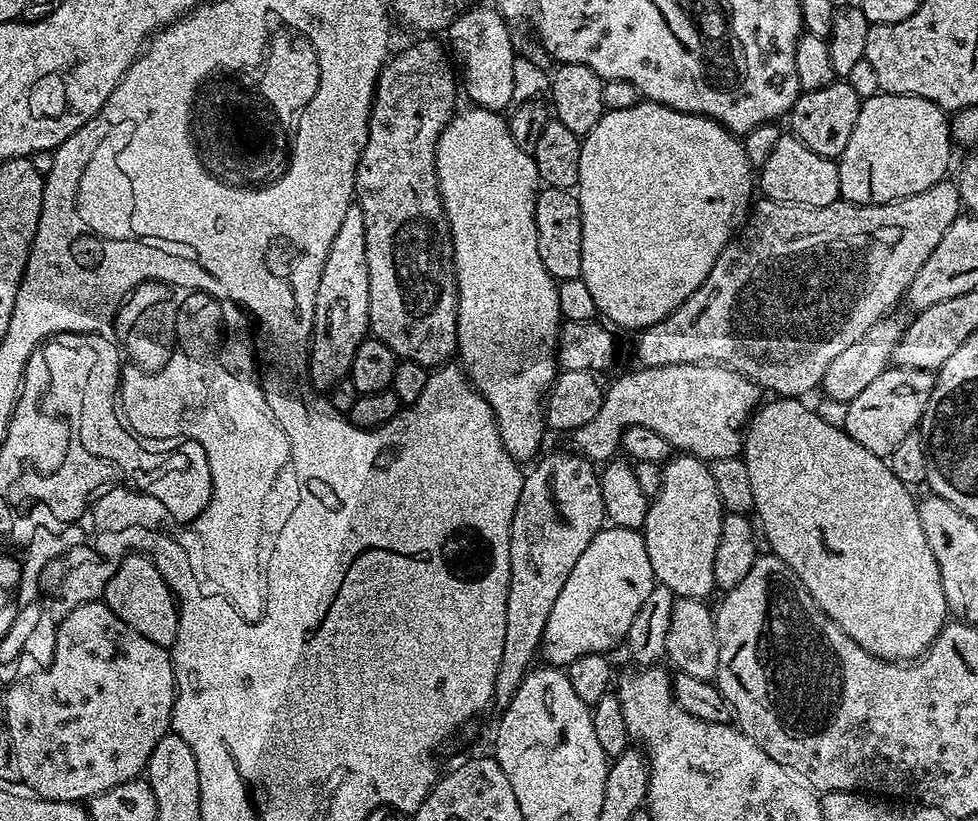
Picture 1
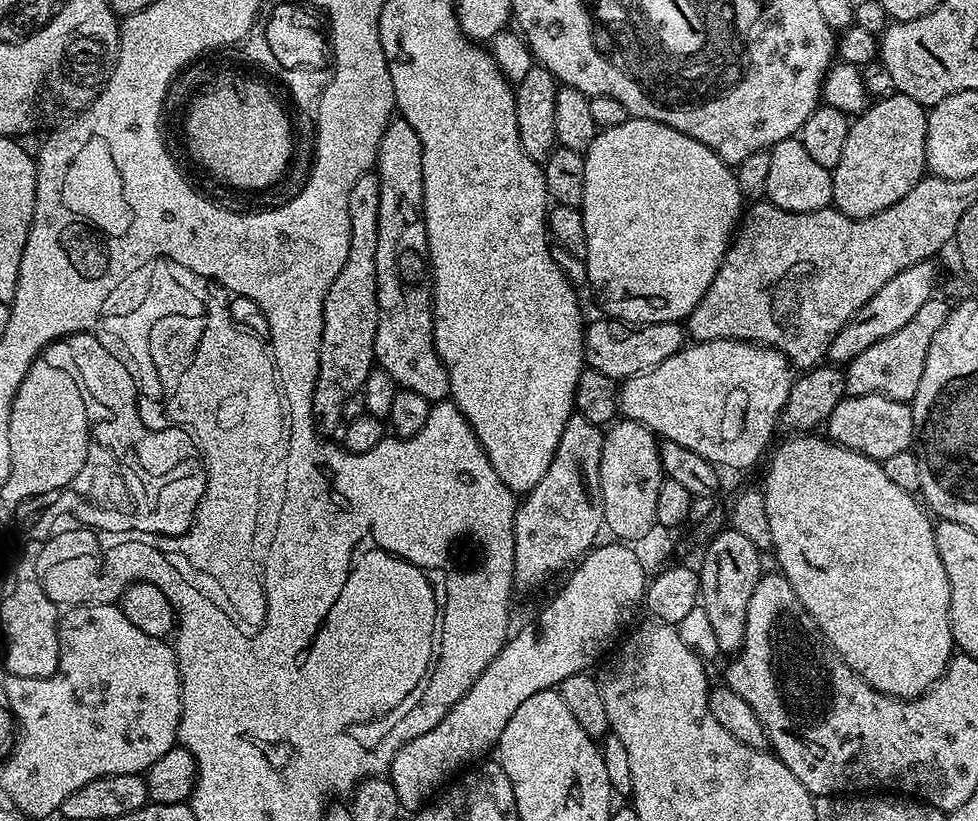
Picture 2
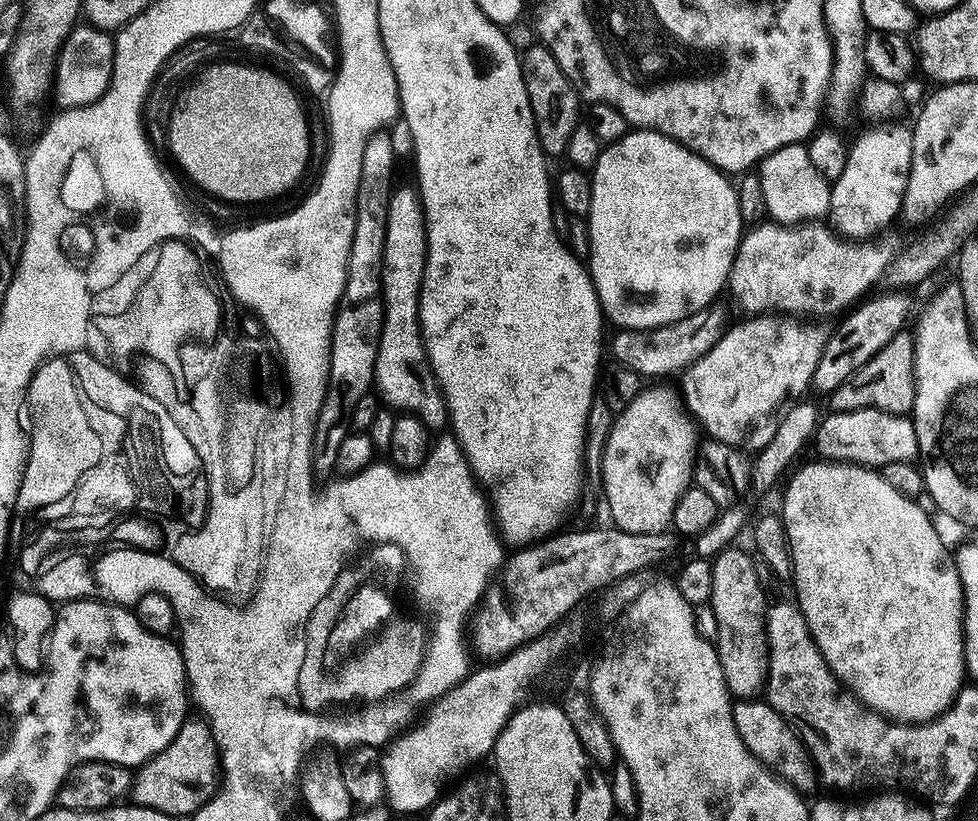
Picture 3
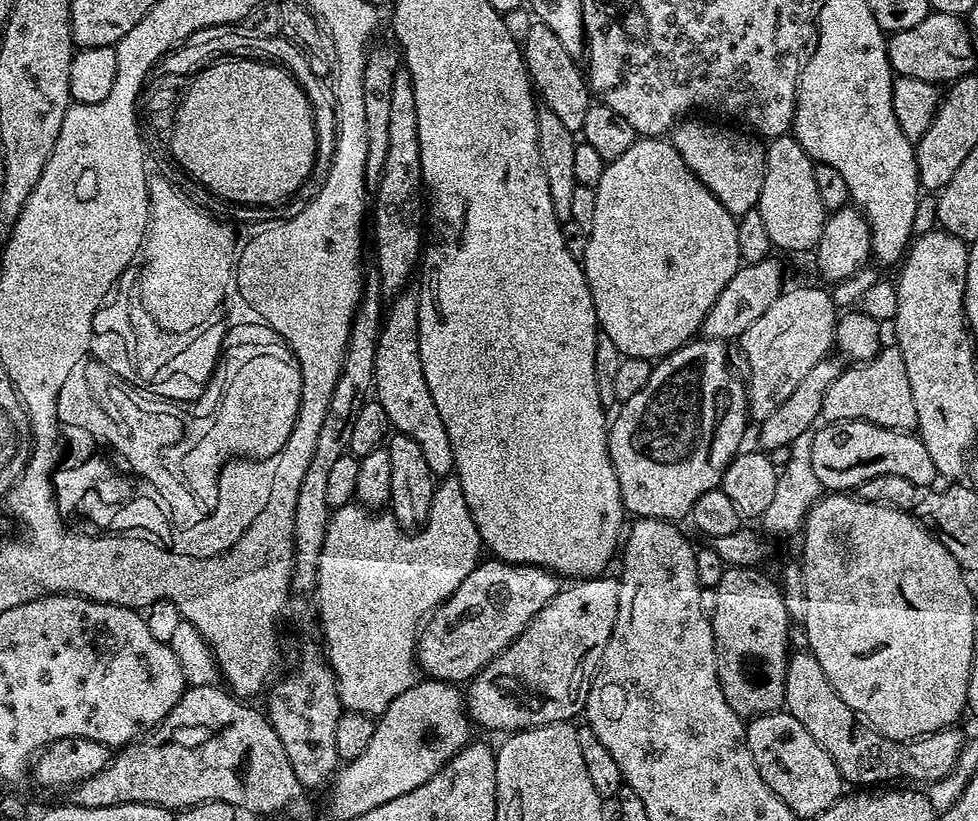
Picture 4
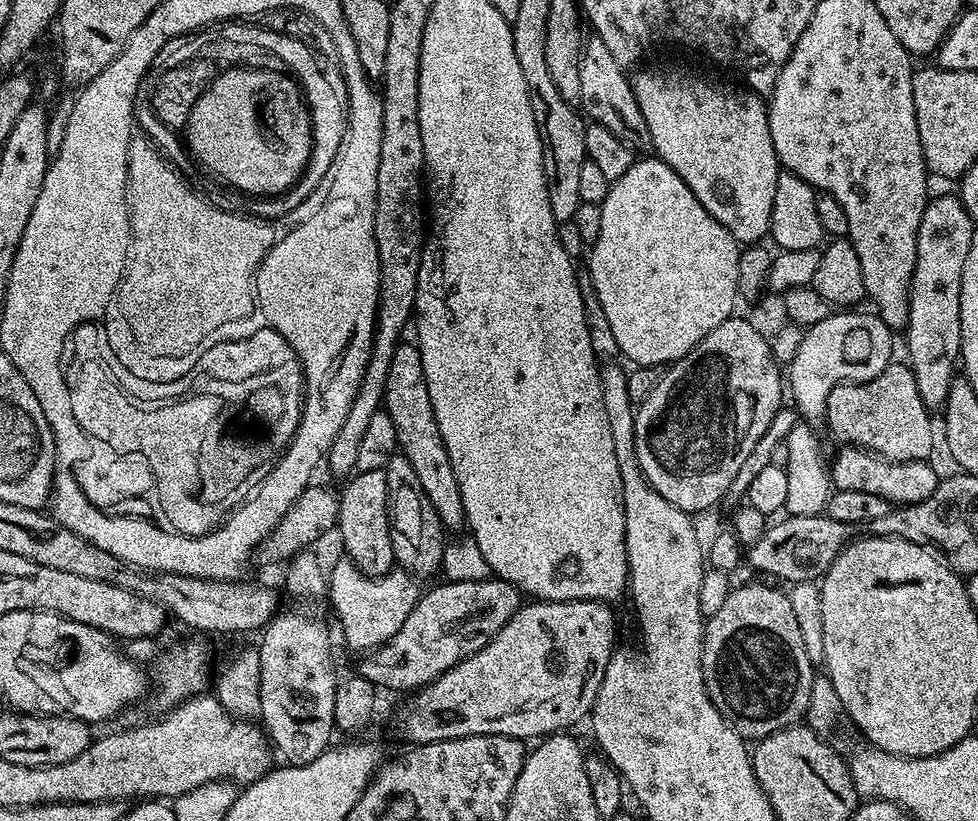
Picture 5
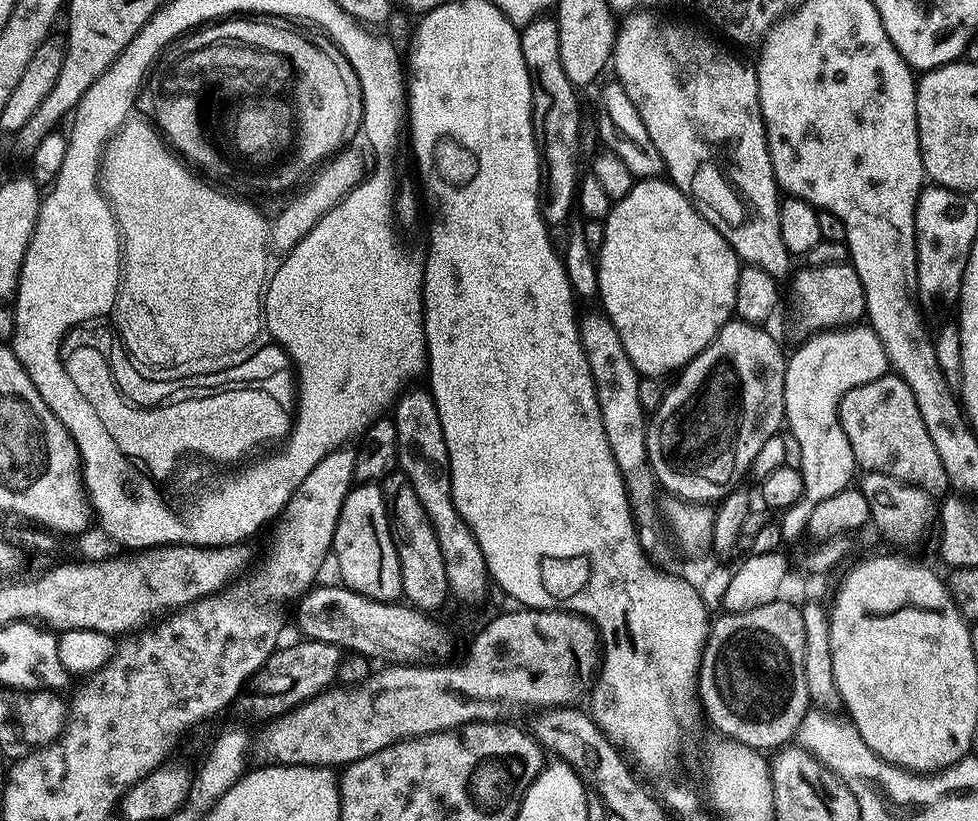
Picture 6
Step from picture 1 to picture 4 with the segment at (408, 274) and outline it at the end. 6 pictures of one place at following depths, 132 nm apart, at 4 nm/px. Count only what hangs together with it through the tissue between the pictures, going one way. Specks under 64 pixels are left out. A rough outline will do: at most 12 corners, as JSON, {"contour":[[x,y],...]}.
{"contour":[[420,294],[391,301],[374,398],[418,442],[433,477],[456,463],[418,346]]}

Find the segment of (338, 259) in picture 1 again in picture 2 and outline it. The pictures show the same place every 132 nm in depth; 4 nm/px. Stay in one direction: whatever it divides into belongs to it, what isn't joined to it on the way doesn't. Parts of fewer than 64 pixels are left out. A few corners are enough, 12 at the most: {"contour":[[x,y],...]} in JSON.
{"contour":[[350,186],[350,254],[324,299],[316,431],[341,427],[378,330],[378,194]]}

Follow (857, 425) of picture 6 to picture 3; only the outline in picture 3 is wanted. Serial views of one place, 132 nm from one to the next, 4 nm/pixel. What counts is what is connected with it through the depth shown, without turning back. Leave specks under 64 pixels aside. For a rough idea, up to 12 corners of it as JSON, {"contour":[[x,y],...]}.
{"contour":[[911,331],[894,334],[827,397],[832,412],[914,406]]}

